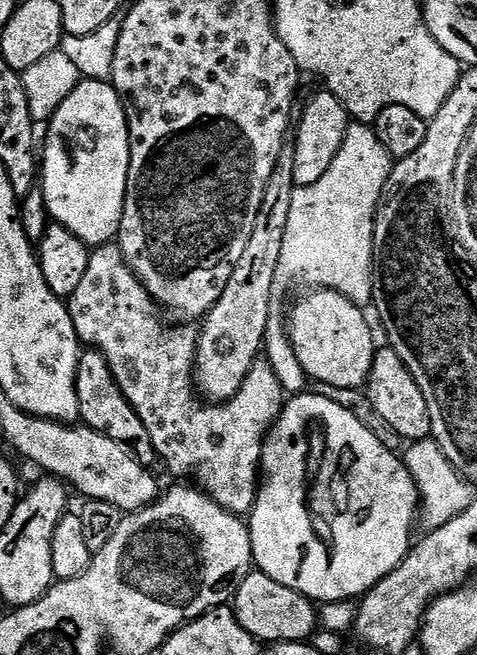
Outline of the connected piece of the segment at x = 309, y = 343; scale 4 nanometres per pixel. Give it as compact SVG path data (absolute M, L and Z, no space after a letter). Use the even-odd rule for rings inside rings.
M312 290L307 294L309 296L302 297L296 305L291 305L288 316L288 337L292 339L298 362L302 362L302 370L308 373L313 381L321 380L332 388L363 389L367 385L368 375L378 351L378 344L372 341L372 328L364 317L365 309L337 292Z

